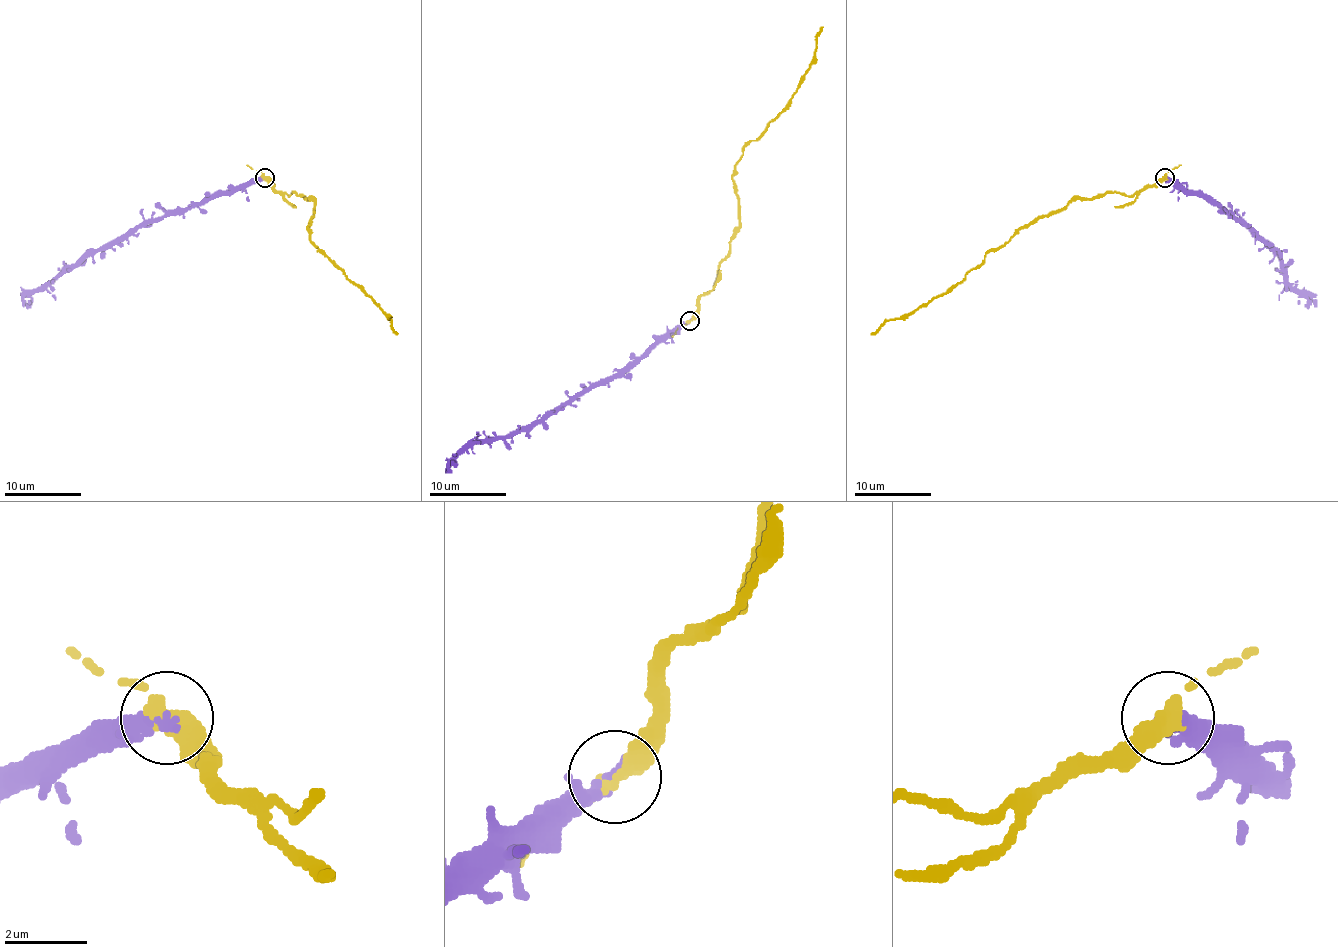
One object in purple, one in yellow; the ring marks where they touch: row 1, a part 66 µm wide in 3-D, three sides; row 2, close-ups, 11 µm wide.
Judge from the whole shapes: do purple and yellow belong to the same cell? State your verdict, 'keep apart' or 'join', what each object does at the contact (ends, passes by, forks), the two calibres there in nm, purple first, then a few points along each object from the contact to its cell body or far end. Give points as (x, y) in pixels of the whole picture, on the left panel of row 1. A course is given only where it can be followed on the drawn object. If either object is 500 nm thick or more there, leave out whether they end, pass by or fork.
keep apart; purple ends; yellow passes by; calibres 240 and 400 nm; course purple (263, 178), (146, 220), (113, 245), (94, 251), (30, 291), (23, 299), (23, 307); course yellow (265, 178), (273, 187), (313, 203), (310, 239), (390, 318), (398, 334)

